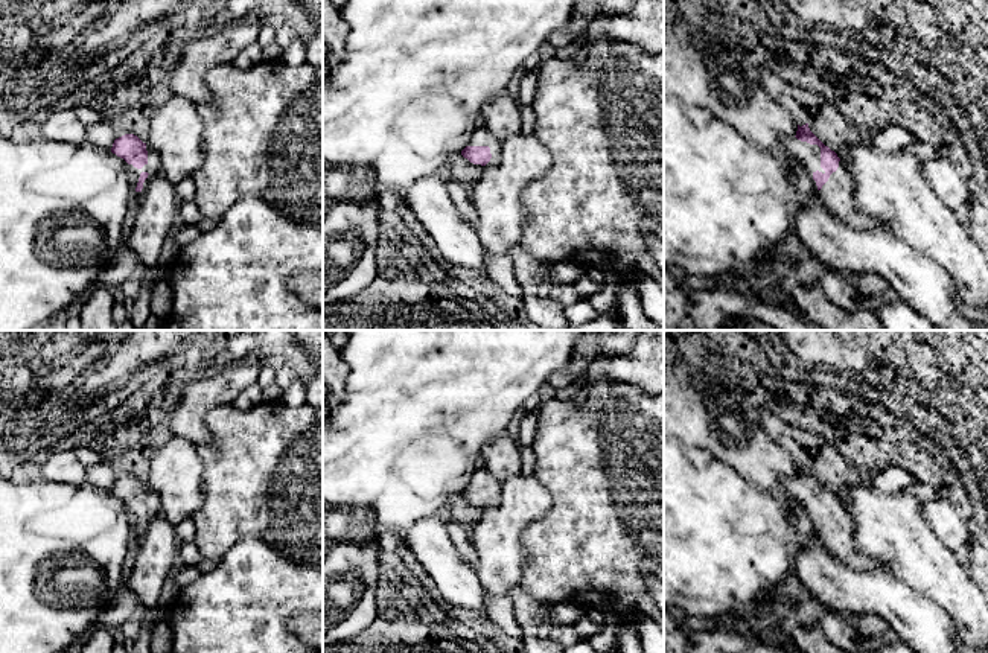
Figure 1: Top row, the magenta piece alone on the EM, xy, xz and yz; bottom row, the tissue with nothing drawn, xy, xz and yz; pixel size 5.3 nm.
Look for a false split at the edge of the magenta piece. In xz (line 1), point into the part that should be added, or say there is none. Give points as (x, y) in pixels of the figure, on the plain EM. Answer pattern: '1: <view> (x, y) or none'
1: xz (481, 478)

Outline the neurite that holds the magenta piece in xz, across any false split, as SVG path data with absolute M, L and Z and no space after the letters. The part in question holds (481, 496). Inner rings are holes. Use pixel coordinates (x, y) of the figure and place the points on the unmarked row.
M480 467L461 492L461 496L481 508L495 505L501 498L501 483L486 467Z

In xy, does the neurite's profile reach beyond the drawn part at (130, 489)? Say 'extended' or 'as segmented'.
extended

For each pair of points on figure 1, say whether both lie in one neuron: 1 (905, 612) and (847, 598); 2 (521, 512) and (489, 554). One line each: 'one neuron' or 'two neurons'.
1: one neuron
2: one neuron

